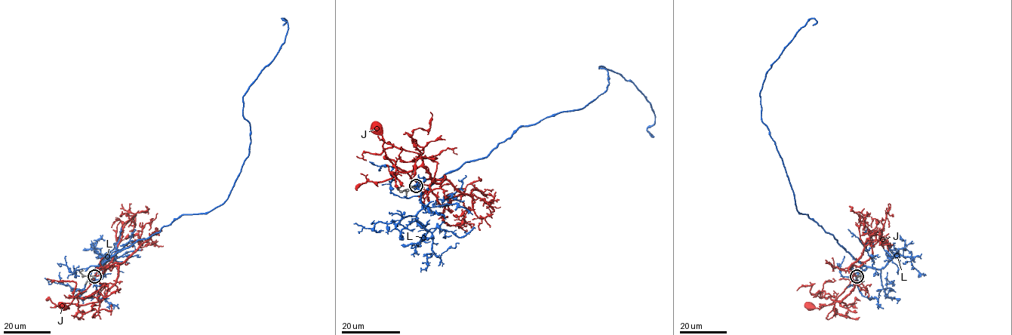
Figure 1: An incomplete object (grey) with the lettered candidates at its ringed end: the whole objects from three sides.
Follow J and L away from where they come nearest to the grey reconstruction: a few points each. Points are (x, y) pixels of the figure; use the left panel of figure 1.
J: (95, 276), (101, 275), (109, 266), (99, 269), (90, 285), (68, 305), (69, 308), (61, 308), (62, 306)
L: (95, 276), (120, 250), (226, 200), (249, 153), (242, 96), (284, 42), (283, 25)

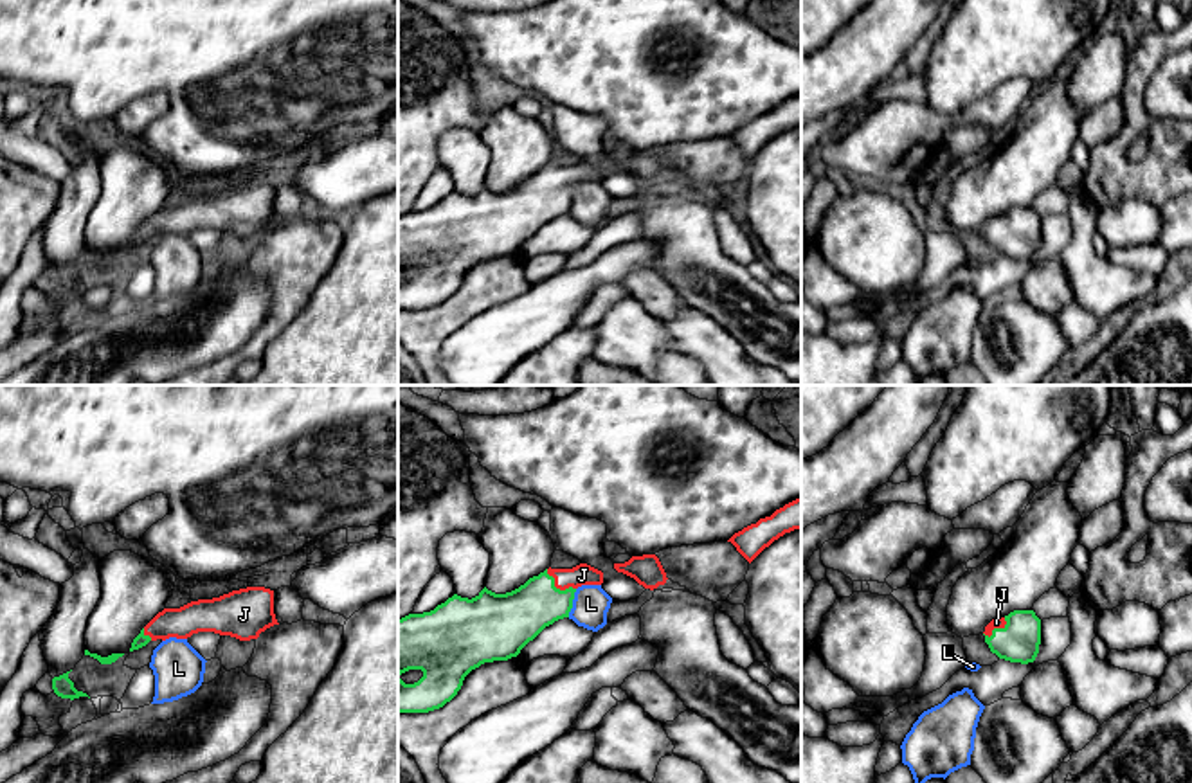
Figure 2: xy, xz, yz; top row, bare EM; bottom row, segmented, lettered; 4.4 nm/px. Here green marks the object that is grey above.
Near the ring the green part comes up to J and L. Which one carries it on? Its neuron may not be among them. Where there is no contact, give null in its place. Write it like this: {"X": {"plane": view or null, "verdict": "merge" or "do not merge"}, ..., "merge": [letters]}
{"J": {"plane": "xz", "verdict": "merge"}, "L": {"plane": "xz", "verdict": "do not merge"}, "merge": ["J"]}

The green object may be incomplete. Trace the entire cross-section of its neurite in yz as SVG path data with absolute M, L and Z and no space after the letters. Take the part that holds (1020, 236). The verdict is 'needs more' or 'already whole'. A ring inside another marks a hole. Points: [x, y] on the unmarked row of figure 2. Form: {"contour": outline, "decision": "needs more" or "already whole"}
{"contour": "M1014 207L985 223L985 239L999 256L1034 259L1041 241L1041 216L1034 207Z", "decision": "needs more"}

